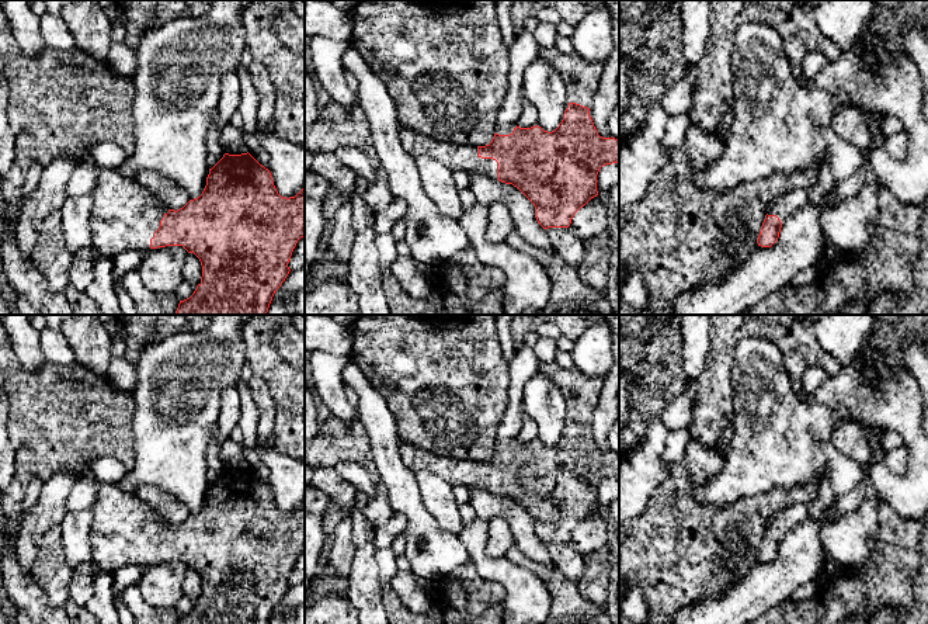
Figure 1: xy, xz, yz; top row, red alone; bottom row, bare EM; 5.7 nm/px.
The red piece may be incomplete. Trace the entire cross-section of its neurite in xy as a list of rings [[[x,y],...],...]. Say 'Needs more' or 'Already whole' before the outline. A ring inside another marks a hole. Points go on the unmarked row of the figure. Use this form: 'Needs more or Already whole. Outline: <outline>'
Needs more. Outline: [[[248,467],[225,468],[209,483],[202,509],[177,526],[168,524],[133,493],[125,493],[118,483],[100,482],[91,510],[93,561],[101,569],[115,572],[126,564],[183,561],[199,573],[201,597],[177,624],[268,624],[291,586],[292,566],[305,551],[305,502],[295,512],[281,512],[270,485]]]

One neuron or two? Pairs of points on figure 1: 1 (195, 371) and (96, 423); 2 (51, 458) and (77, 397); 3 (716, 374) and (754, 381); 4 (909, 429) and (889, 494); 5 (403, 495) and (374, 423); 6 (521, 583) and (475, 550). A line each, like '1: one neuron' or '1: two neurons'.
1: two neurons
2: one neuron
3: two neurons
4: one neuron
5: one neuron
6: one neuron

